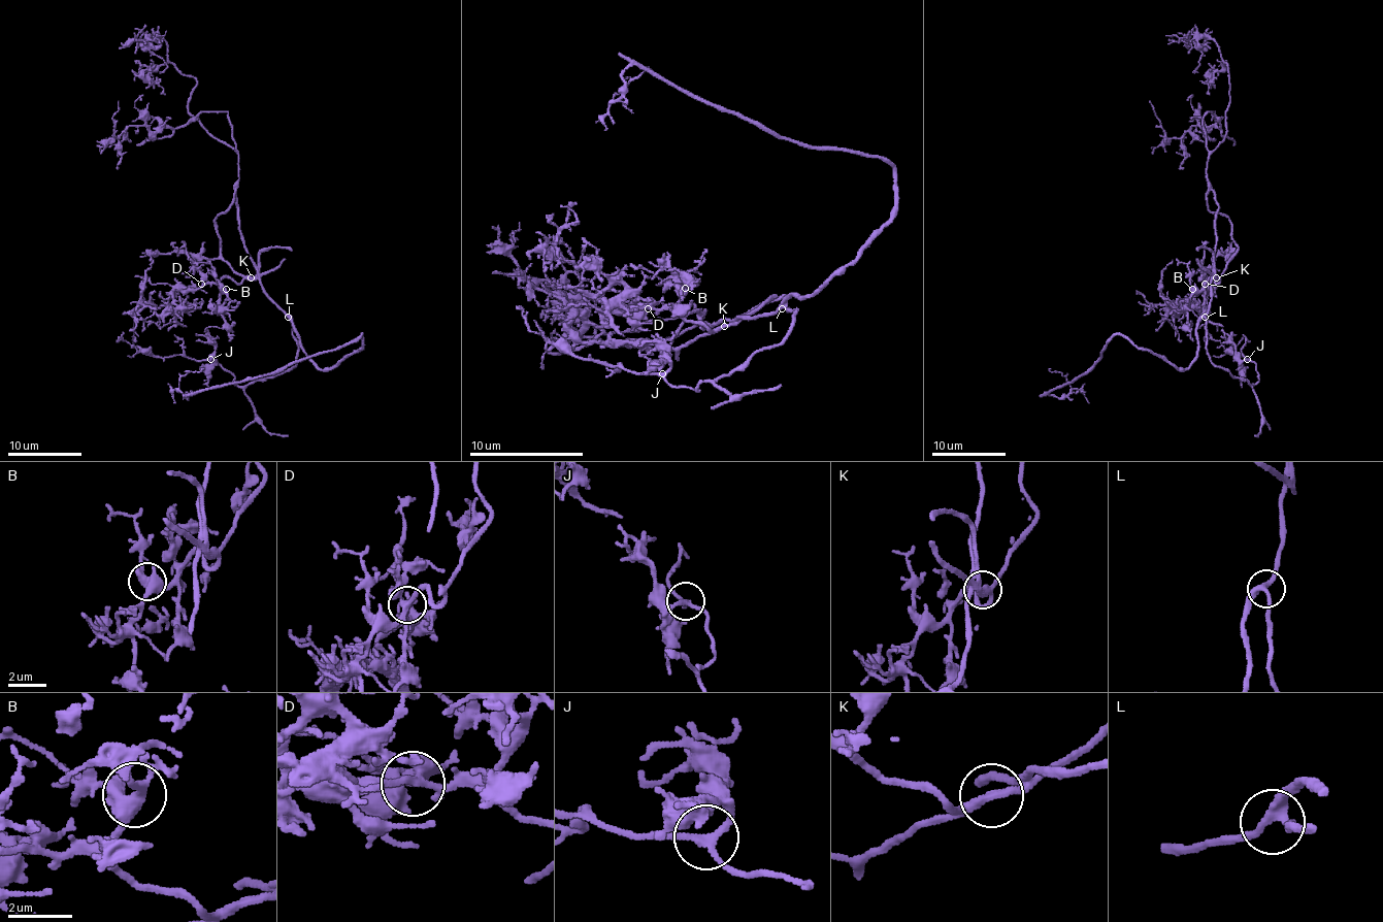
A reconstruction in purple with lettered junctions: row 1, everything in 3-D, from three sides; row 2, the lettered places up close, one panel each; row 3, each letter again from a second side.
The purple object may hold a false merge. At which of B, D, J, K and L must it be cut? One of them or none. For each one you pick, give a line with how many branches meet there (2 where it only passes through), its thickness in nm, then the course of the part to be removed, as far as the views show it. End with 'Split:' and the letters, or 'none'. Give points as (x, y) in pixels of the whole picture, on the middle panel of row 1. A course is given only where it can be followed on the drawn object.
Split: none

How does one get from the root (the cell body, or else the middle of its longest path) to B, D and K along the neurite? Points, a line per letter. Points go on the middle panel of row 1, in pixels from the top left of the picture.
B: (790, 297), (770, 314), (738, 317), (714, 331), (708, 325), (685, 320), (677, 310), (685, 288)
D: (790, 297), (770, 314), (738, 317), (714, 331), (708, 325), (682, 320), (667, 308), (648, 308)
K: (790, 297), (770, 314), (738, 317), (725, 325)

